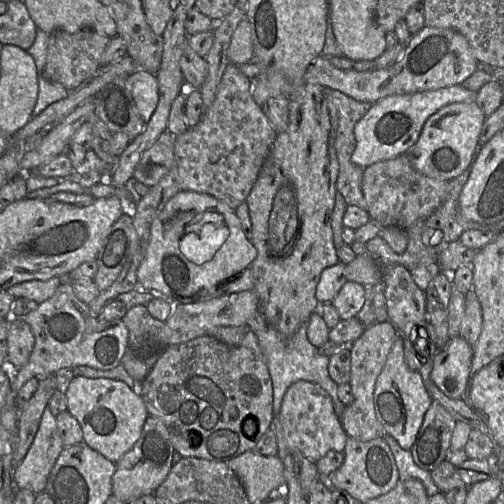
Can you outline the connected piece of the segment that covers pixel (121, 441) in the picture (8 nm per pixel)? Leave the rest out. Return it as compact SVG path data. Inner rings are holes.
M76 375L68 383L65 395L67 410L80 423L85 443L114 463L137 442L149 415L140 395L120 380Z

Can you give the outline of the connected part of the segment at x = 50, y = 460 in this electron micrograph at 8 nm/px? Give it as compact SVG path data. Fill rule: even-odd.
M46 408L41 417L37 434L22 463L14 469L13 482L17 489L29 489L36 495L45 491L48 477L64 446L60 438L55 416Z

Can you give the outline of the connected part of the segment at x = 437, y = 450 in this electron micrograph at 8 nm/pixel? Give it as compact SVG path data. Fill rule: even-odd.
M436 401L426 411L410 452L417 466L436 469L447 459L456 420Z

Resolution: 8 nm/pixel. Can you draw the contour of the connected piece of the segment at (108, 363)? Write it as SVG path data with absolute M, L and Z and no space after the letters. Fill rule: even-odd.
M62 281L49 299L39 303L36 309L23 316L22 319L30 326L34 336L34 346L29 361L19 369L16 369L11 362L6 361L1 367L9 379L15 398L21 387L29 379L43 380L50 375L54 375L62 368L89 366L99 370L111 370L121 364L122 358L128 349L129 332L123 320L105 321L90 316L88 304L77 298L74 289L68 282Z

